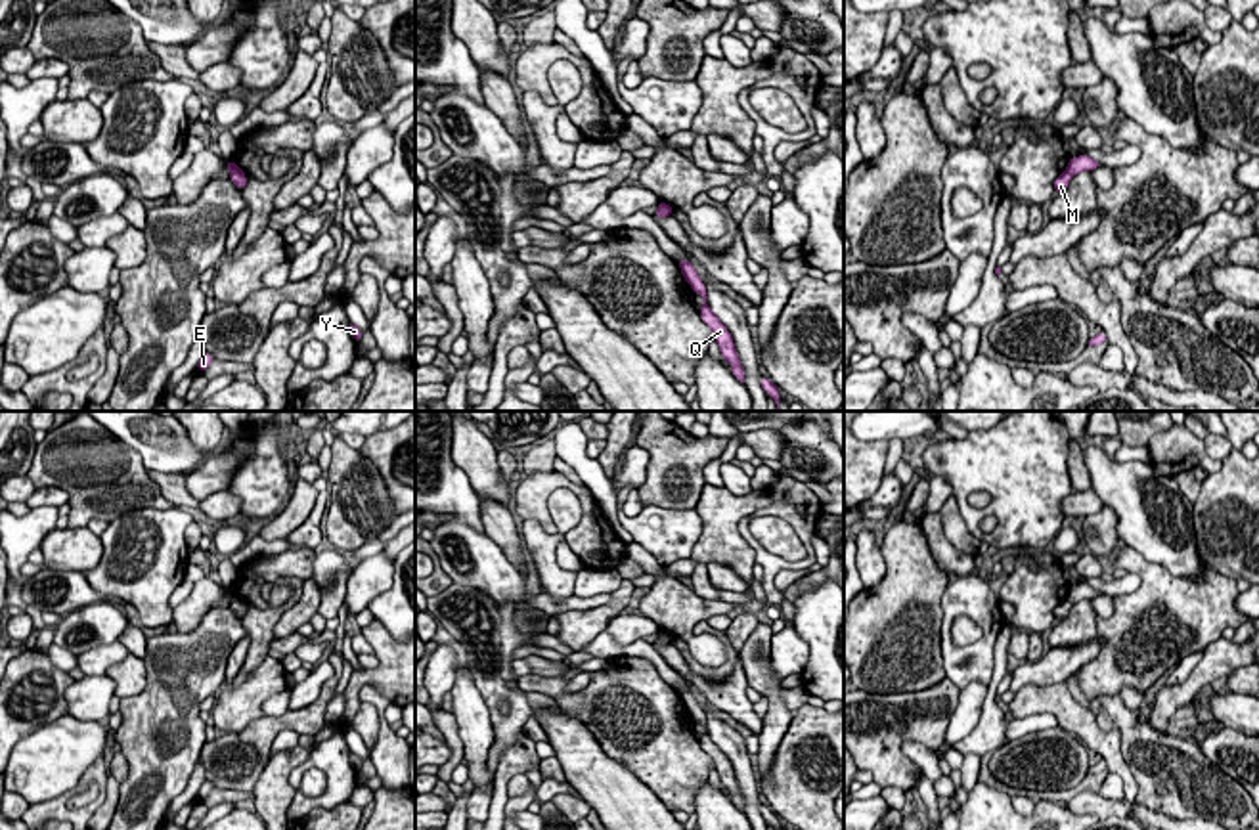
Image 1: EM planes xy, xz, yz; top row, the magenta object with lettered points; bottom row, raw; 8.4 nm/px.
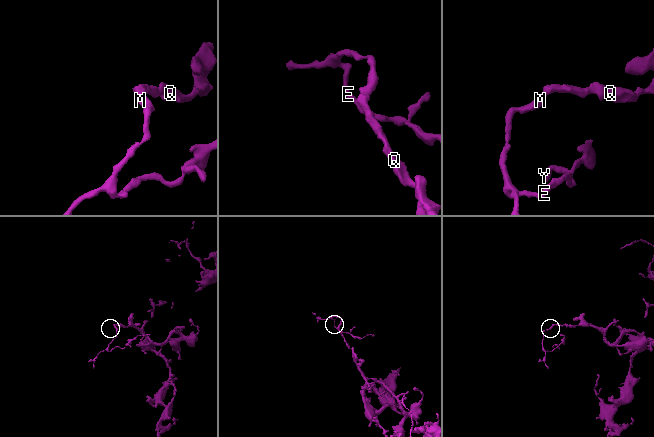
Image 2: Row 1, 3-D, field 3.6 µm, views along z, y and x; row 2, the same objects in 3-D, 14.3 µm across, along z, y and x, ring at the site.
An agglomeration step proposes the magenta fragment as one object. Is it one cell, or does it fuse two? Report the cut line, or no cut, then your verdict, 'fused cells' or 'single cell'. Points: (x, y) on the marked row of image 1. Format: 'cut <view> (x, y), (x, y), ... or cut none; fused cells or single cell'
cut none; single cell

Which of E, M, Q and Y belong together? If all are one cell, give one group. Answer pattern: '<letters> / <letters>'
E M Q Y

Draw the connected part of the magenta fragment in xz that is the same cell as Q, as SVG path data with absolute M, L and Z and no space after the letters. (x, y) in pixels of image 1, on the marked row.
M677 260L675 264L681 268L681 273L685 281L691 285L691 289L704 298L698 314L700 314L700 319L714 331L716 342L721 352L721 360L727 360L731 363L731 373L735 375L735 379L744 382L744 369L740 365L733 337L706 302L708 298L706 285L698 277L691 260Z

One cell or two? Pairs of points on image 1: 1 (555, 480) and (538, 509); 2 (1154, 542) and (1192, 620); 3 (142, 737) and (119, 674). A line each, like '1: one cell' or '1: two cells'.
1: one cell
2: two cells
3: two cells

